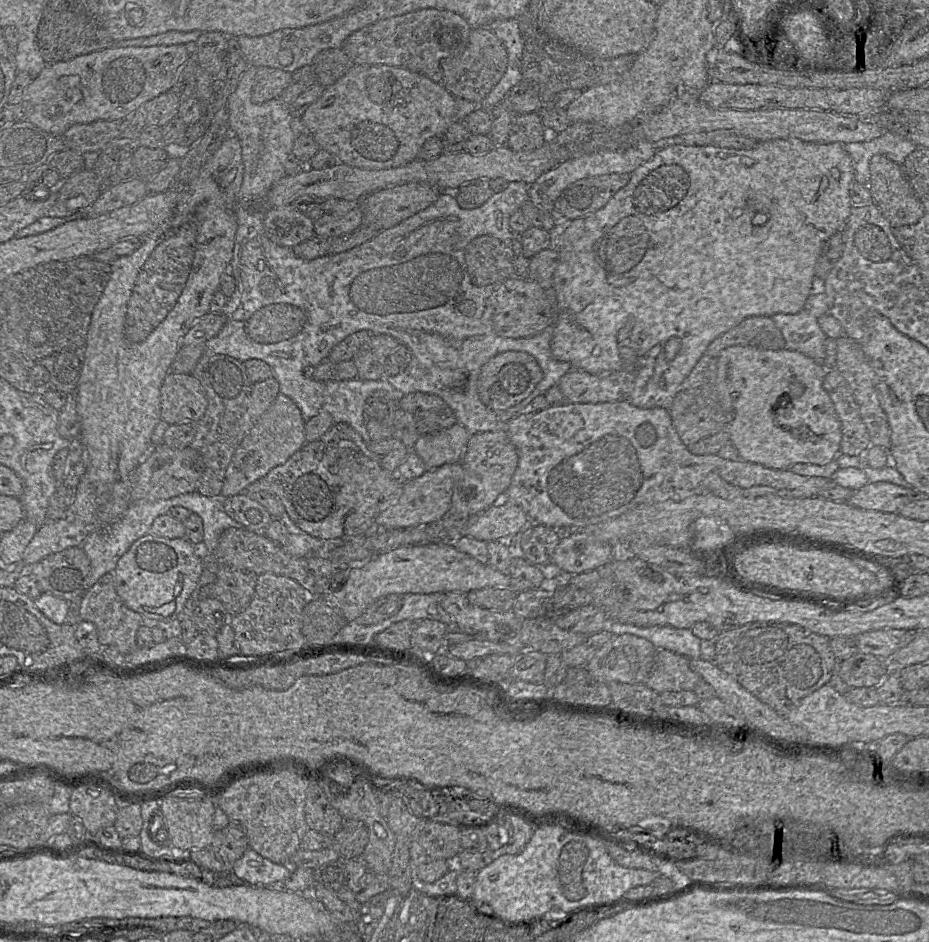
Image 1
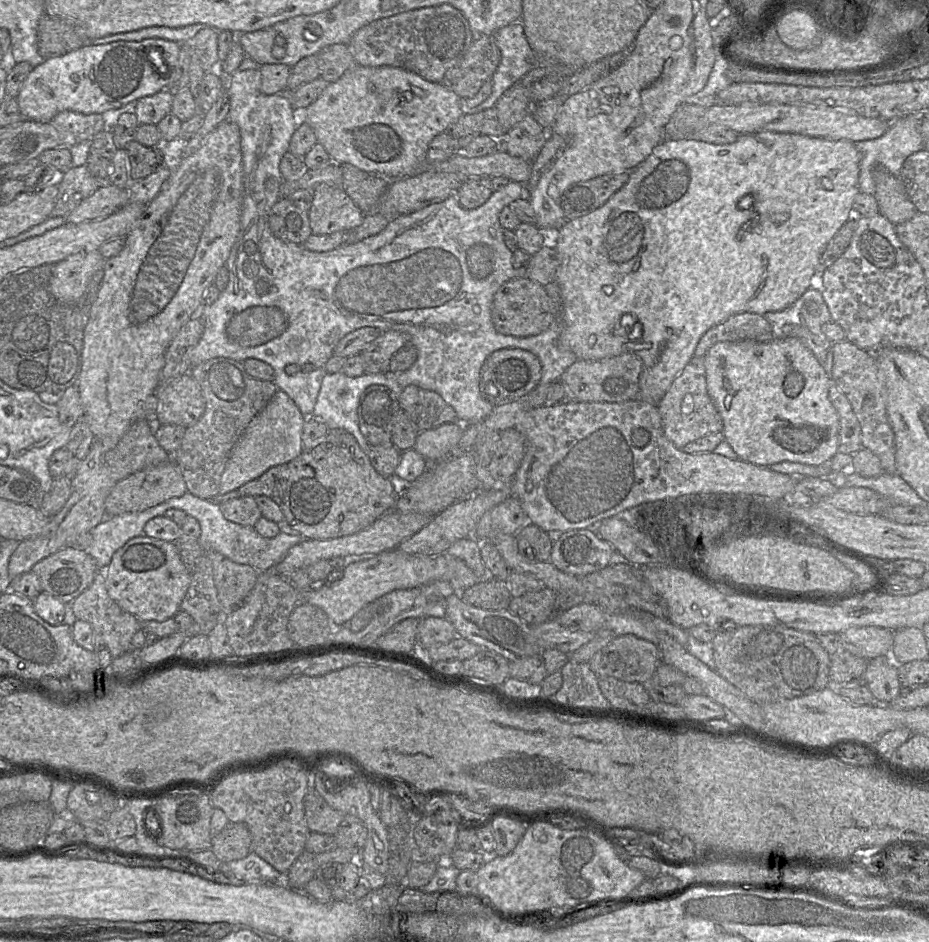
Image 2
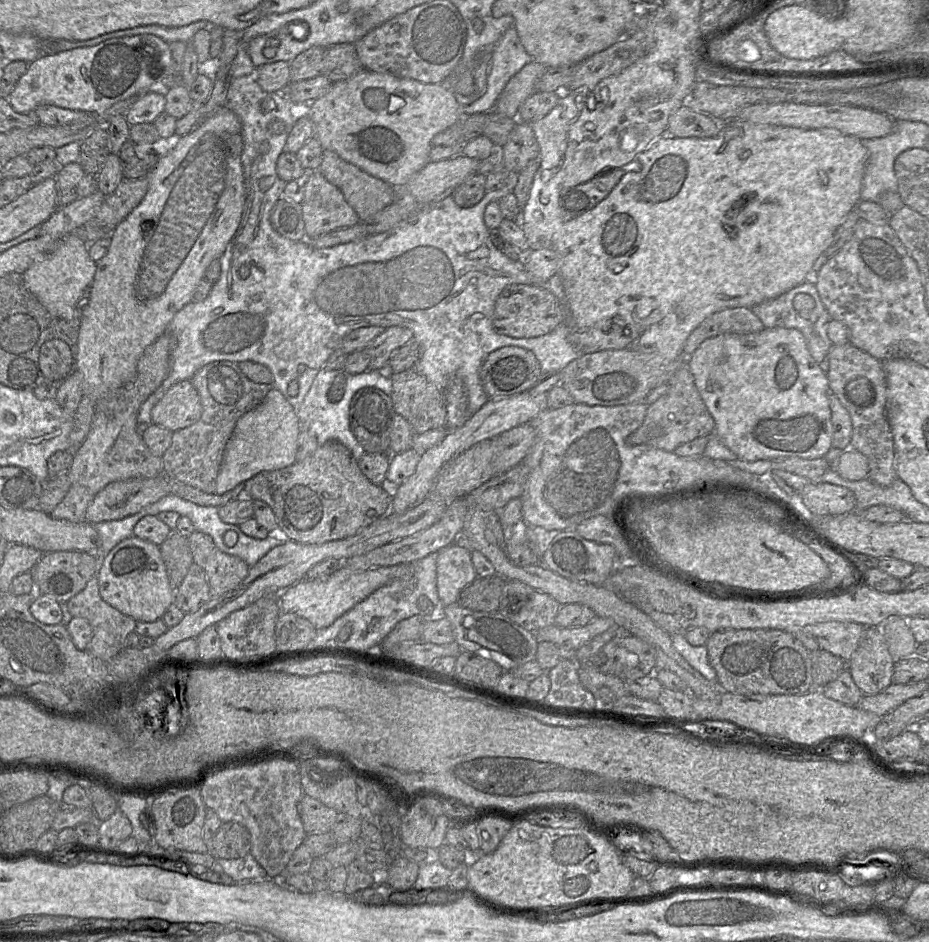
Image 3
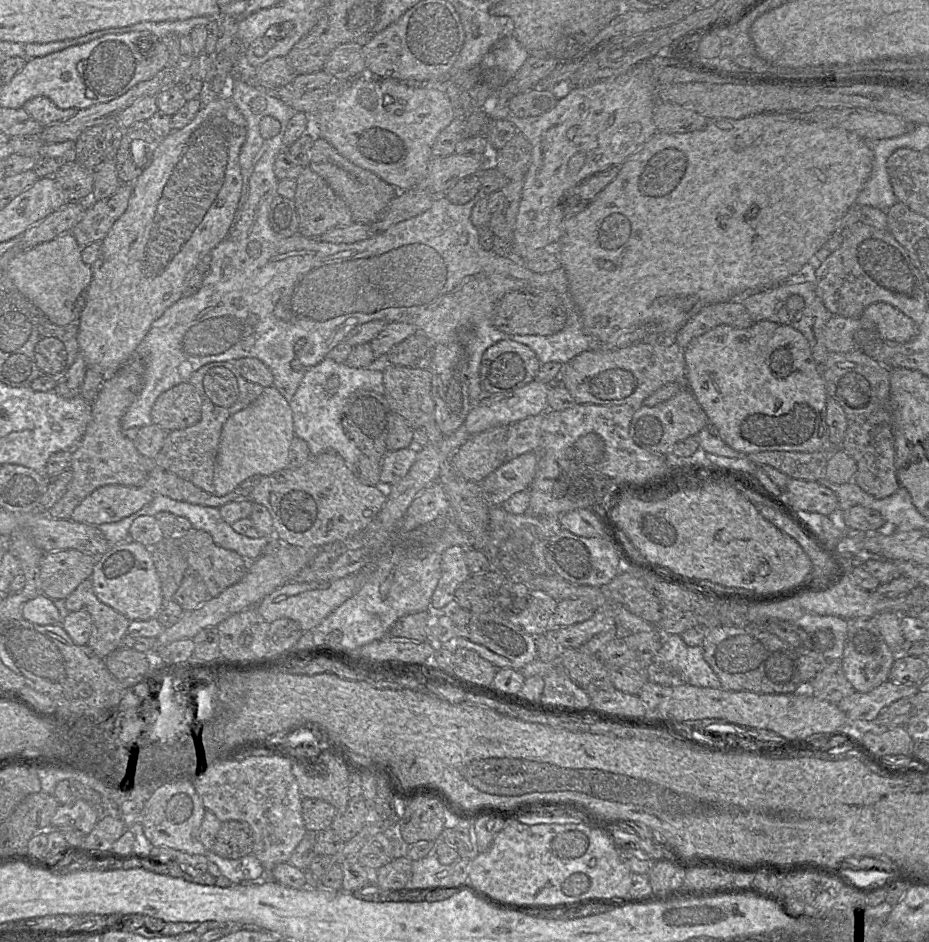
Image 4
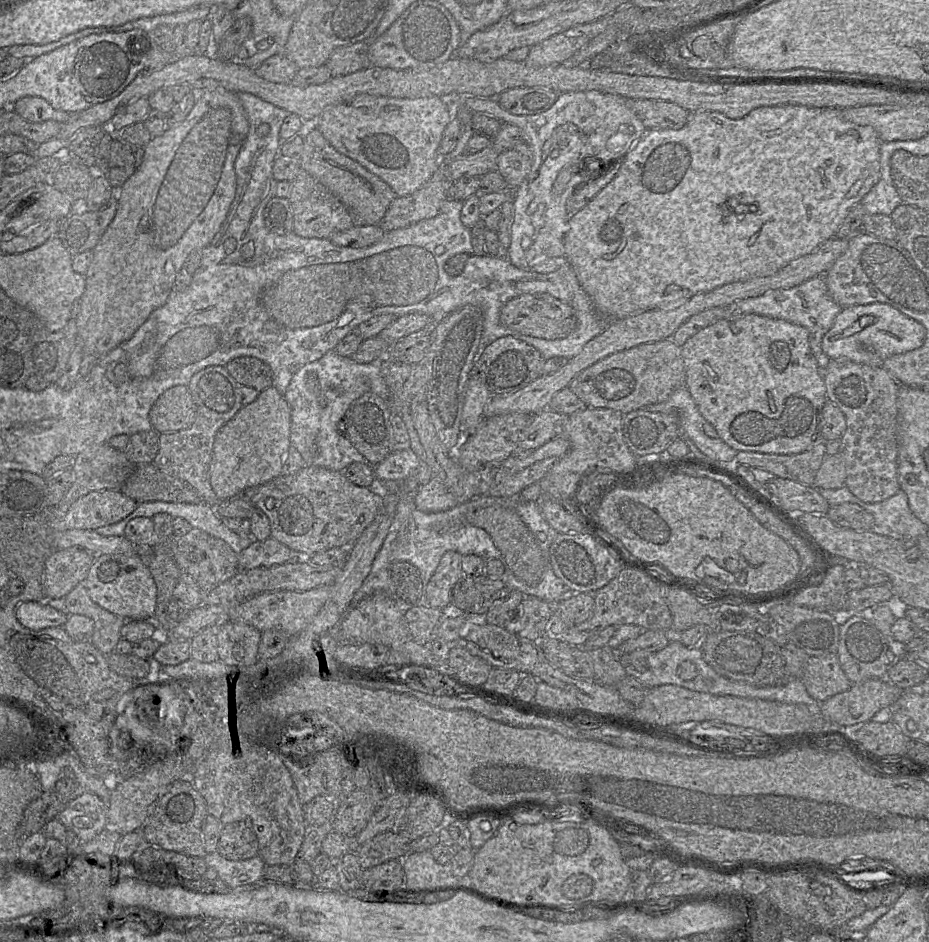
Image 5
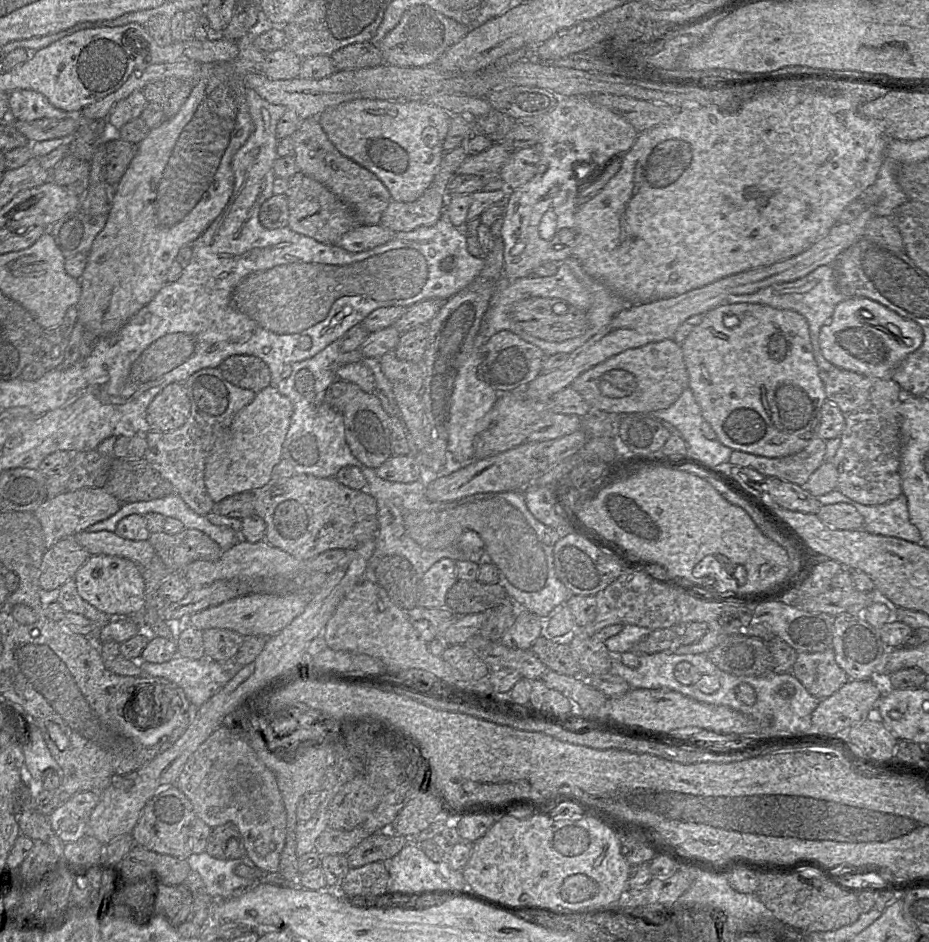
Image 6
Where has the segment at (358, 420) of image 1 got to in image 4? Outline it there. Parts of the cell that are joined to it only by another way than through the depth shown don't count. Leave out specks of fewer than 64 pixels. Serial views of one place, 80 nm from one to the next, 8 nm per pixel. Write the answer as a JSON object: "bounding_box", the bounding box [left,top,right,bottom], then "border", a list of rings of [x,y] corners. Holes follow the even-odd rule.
{"bounding_box":[290,357,385,466],"border":[[[326,357],[306,370],[290,401],[290,407],[293,413],[295,436],[307,442],[311,456],[335,451],[350,466],[364,456],[357,445],[345,434],[341,423],[347,399],[359,389],[385,394],[382,363],[369,367],[352,367],[345,362],[336,362]]]}

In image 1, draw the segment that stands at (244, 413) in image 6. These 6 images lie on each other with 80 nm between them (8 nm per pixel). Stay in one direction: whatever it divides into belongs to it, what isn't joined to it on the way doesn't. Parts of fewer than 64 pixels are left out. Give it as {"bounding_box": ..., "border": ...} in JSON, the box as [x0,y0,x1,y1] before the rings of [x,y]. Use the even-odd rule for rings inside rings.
{"bounding_box":[222,393,306,498],"border":[[[279,393],[236,449],[226,469],[222,498],[245,493],[250,484],[264,477],[272,468],[284,464],[295,454],[306,443],[305,422],[296,403],[290,397]]]}

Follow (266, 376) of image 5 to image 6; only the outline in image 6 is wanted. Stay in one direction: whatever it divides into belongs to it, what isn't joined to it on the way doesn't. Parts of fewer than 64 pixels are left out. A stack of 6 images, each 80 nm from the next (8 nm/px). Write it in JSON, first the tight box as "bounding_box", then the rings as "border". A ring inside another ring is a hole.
{"bounding_box":[219,355,271,393],"border":[[[235,355],[219,366],[224,378],[233,385],[255,393],[271,385],[271,371],[260,358],[251,355]]]}

